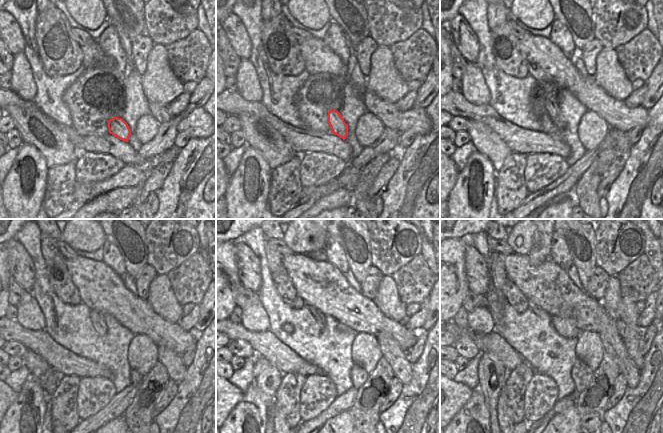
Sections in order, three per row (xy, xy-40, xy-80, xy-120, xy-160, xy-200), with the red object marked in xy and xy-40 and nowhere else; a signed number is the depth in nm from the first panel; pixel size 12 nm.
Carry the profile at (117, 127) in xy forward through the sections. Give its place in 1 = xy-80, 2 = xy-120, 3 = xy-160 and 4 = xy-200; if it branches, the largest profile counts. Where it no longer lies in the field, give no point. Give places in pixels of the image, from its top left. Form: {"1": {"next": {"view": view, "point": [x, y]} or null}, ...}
{"1": {"next": {"view": "xy-80", "point": [551, 105]}}, "2": {"next": {"view": "xy-120", "point": [99, 325]}}, "3": {"next": {"view": "xy-160", "point": [319, 317]}}, "4": {"next": {"view": "xy-200", "point": [544, 315]}}}

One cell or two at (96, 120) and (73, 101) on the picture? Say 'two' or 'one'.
one

